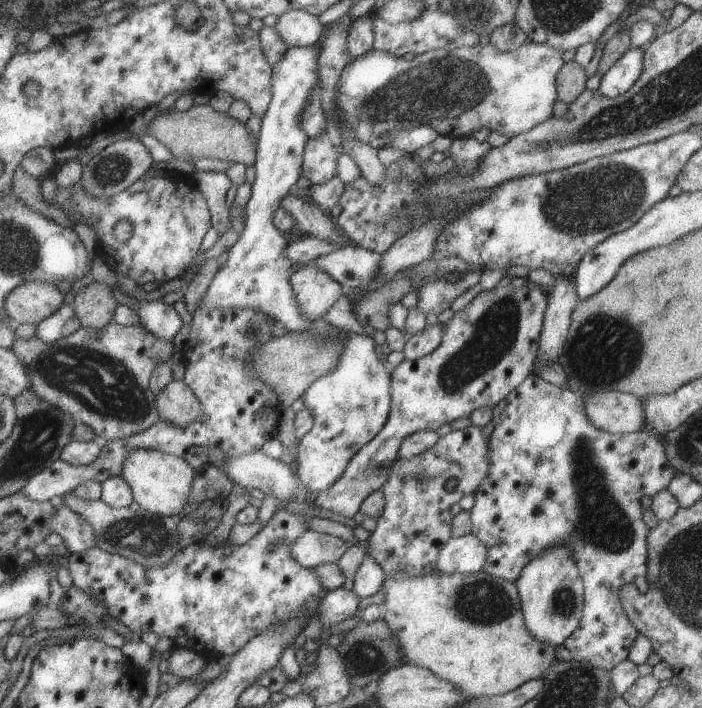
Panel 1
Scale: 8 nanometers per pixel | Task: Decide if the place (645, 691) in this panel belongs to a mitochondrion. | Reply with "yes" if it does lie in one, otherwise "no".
no

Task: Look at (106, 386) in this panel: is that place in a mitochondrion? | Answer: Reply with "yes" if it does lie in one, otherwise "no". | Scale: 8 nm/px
yes

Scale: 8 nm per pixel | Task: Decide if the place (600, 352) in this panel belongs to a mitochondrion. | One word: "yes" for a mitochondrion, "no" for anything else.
yes

